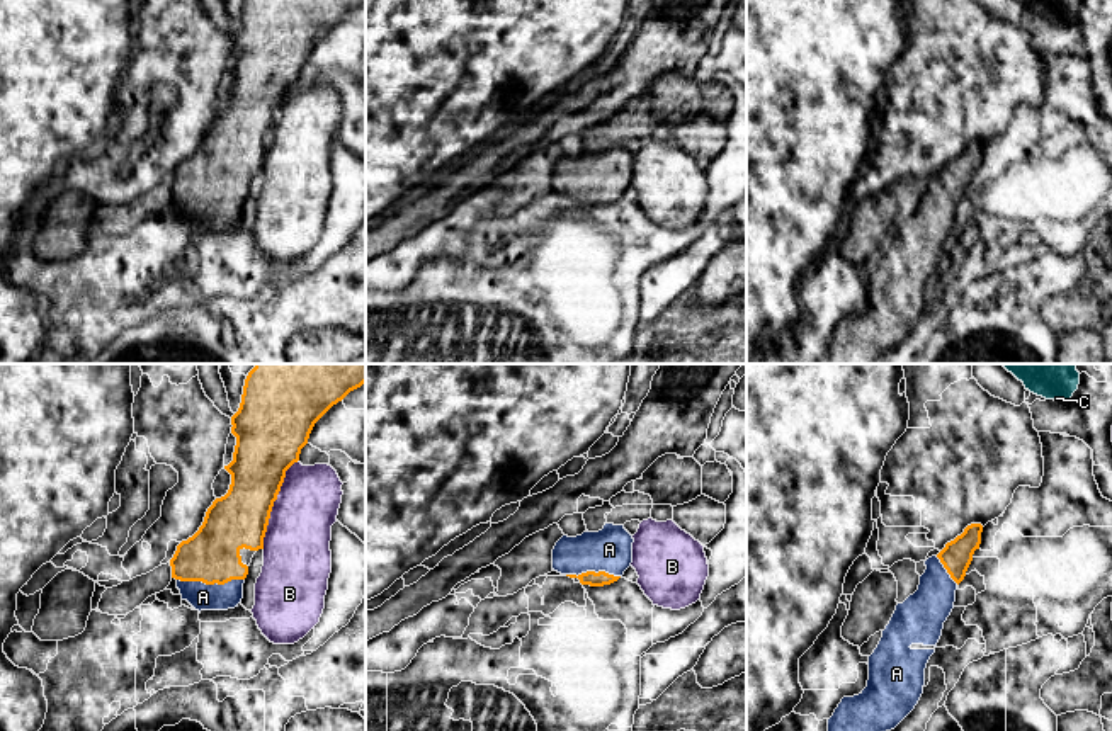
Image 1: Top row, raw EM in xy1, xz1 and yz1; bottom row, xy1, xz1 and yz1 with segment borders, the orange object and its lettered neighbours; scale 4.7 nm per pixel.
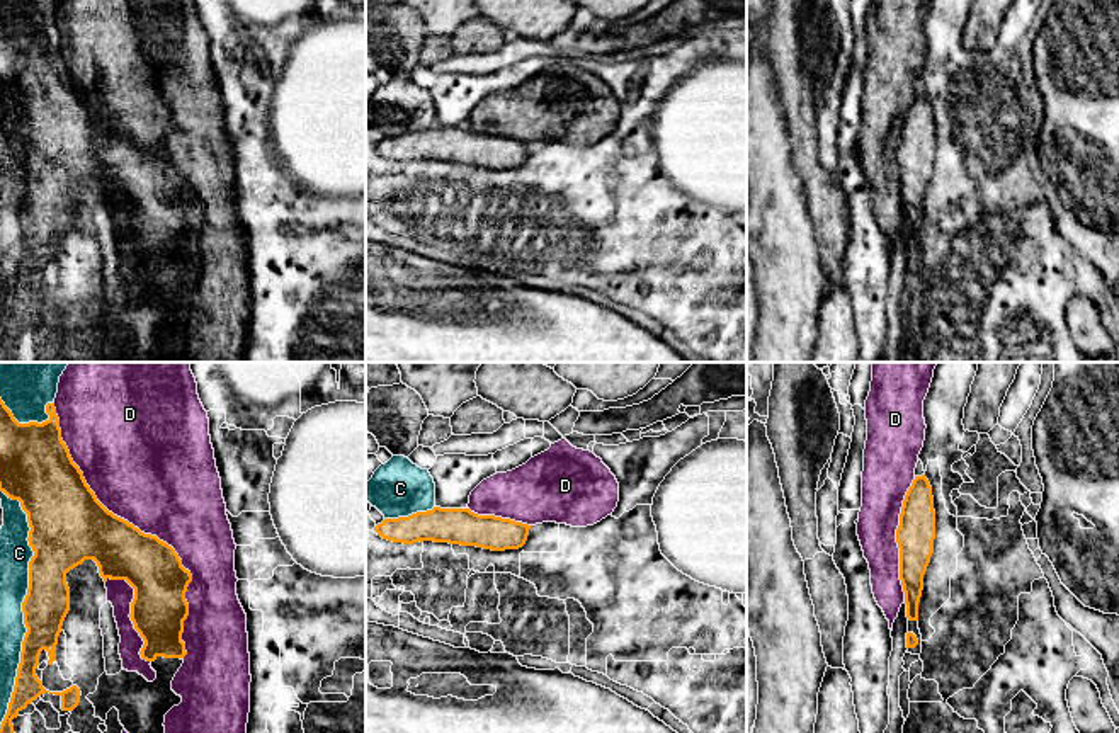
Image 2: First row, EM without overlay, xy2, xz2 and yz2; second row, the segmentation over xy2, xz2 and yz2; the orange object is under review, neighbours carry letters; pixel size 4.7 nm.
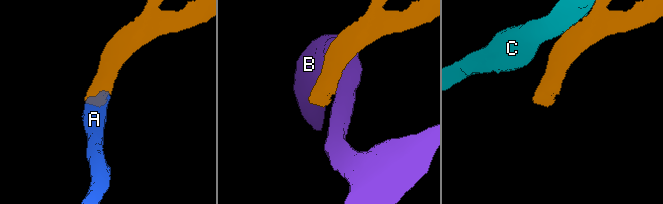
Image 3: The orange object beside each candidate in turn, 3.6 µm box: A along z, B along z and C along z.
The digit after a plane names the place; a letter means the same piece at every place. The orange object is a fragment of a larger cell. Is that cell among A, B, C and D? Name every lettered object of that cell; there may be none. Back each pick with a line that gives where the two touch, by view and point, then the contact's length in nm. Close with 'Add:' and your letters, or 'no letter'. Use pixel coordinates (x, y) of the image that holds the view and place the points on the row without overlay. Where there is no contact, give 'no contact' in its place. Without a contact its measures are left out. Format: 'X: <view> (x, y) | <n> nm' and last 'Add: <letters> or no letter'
A: xy1 (211, 203) | 320 nm
Add: A

